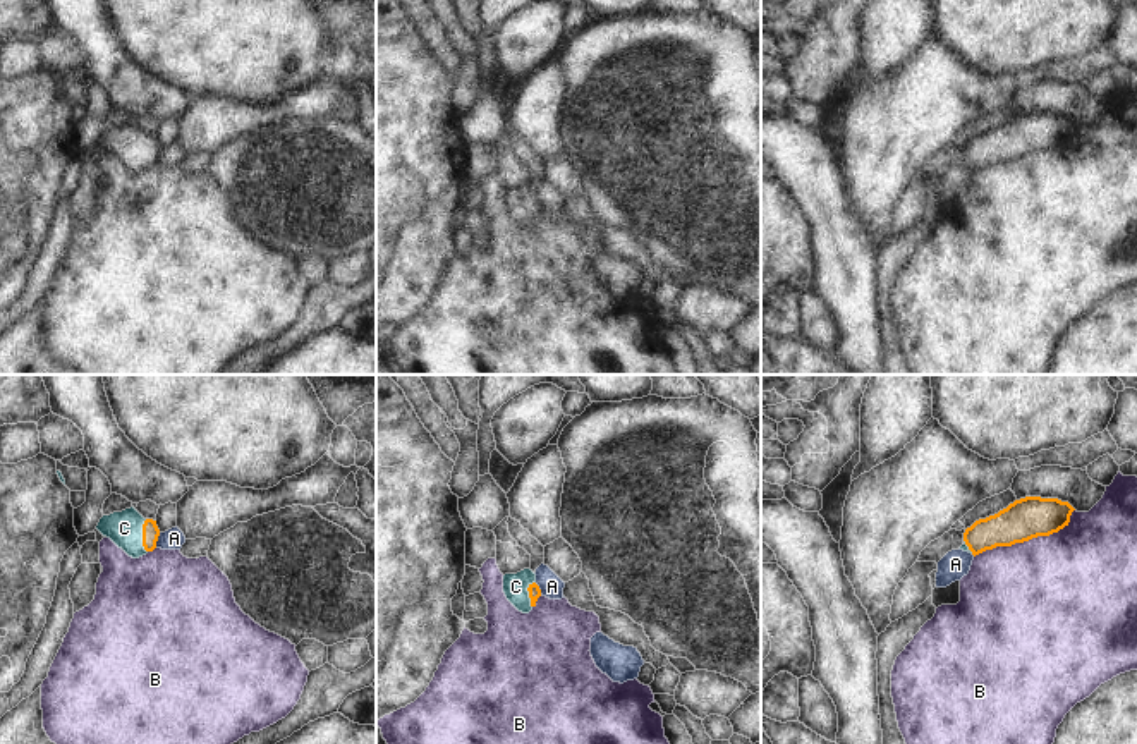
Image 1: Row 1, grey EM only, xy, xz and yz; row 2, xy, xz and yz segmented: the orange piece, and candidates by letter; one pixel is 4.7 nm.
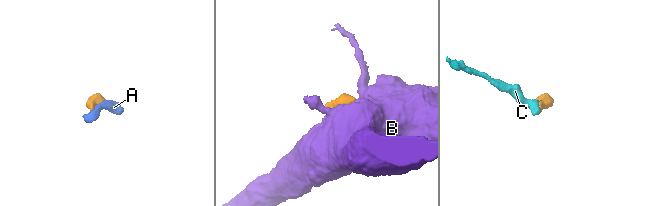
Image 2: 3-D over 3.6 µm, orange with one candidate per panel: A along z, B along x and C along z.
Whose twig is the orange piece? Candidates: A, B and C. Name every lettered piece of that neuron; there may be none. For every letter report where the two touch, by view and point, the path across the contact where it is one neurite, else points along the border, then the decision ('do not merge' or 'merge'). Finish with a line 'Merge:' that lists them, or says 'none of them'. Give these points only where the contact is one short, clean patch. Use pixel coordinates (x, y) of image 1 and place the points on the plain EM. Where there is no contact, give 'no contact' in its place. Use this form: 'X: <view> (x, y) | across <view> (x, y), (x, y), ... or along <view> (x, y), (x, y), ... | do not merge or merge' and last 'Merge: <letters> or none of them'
A: xy (157, 155) | along xy (160, 148), (155, 162) | do not merge
B: yz (1027, 155) | do not merge
C: xy (143, 152) | across xy (150, 145), (143, 152), (124, 143) | merge
Merge: C

